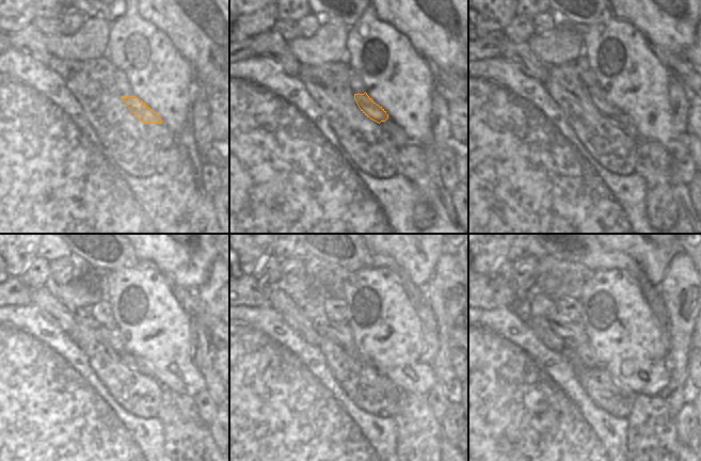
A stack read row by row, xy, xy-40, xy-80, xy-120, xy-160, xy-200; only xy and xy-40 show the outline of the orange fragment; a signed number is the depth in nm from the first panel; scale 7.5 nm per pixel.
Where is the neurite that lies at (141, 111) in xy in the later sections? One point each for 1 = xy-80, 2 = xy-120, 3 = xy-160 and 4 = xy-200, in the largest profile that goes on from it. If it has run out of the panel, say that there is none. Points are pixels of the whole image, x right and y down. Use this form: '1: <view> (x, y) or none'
1: xy-80 (599, 97)
2: xy-120 (100, 312)
3: xy-160 (335, 308)
4: xy-200 (570, 310)

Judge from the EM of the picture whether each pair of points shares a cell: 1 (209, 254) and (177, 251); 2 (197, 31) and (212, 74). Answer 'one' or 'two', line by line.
1: one
2: one

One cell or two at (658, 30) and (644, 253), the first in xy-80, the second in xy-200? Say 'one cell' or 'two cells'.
one cell

